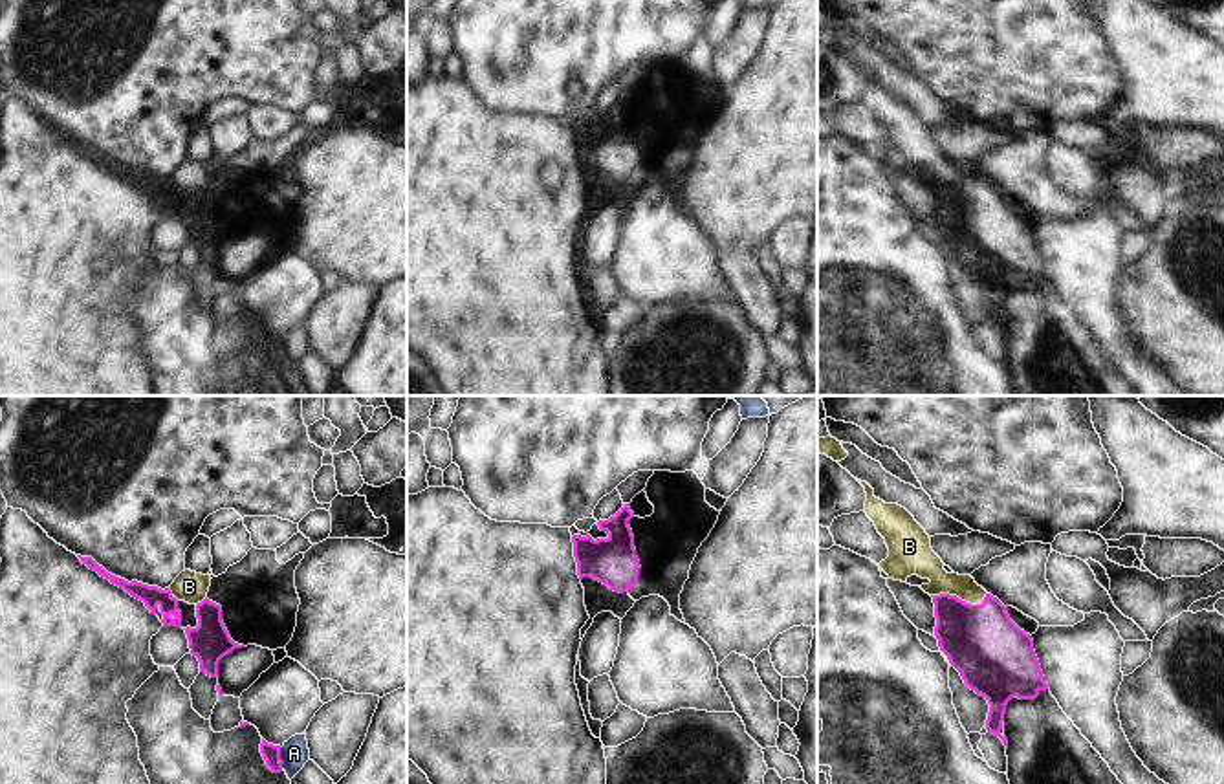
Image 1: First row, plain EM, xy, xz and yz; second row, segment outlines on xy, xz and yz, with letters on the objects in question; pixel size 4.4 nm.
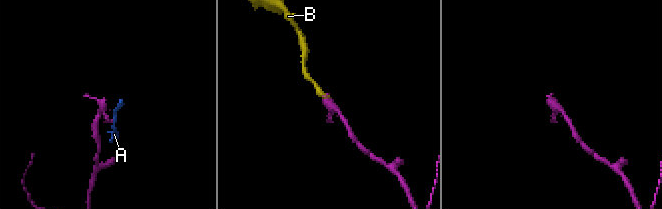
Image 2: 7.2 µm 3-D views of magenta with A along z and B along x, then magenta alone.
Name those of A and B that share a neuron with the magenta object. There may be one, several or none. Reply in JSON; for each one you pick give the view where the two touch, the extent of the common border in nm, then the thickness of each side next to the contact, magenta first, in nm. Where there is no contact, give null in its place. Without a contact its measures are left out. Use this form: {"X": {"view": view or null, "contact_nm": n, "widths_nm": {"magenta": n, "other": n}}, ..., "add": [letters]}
{"B": {"view": "yz", "contact_nm": 240, "widths_nm": {"magenta": 320, "other": 140}}, "add": ["B"]}

